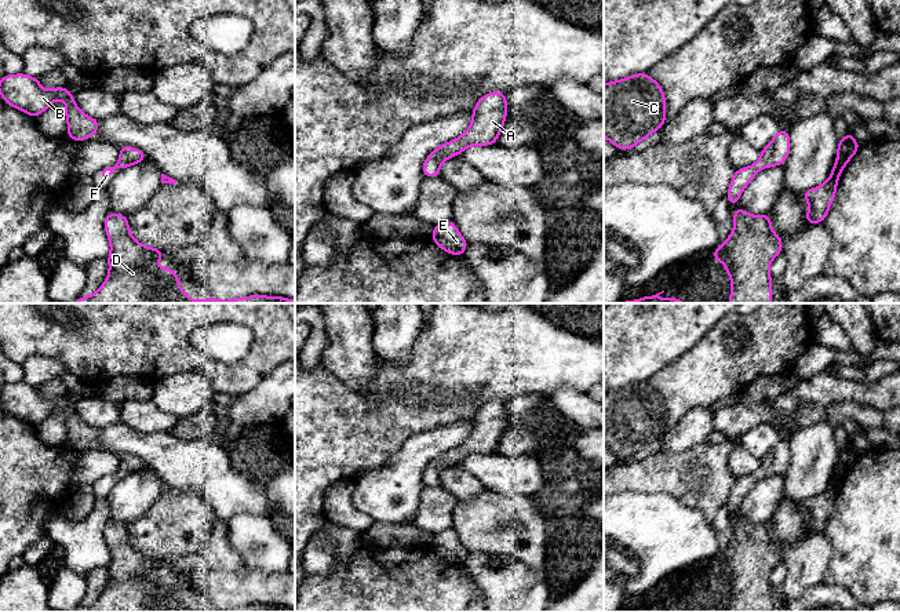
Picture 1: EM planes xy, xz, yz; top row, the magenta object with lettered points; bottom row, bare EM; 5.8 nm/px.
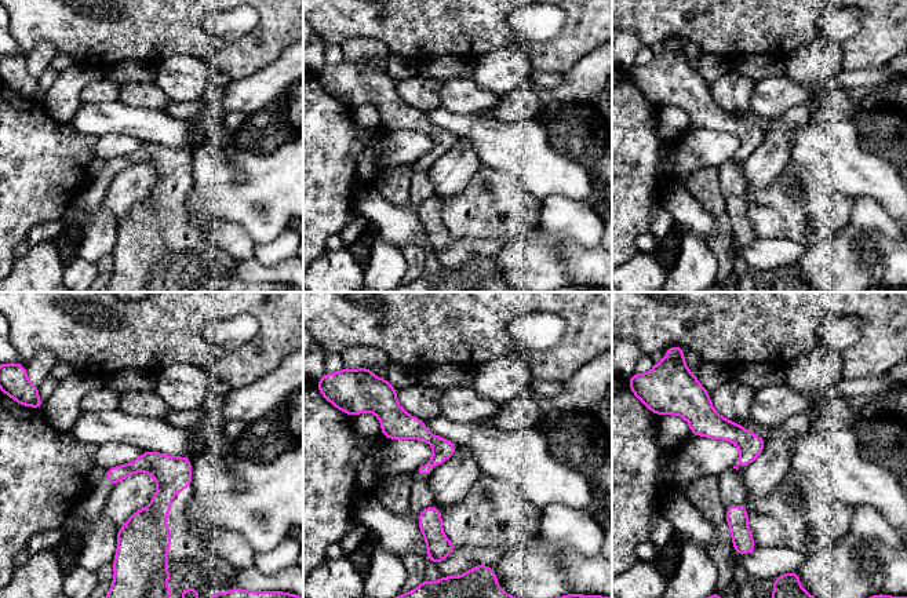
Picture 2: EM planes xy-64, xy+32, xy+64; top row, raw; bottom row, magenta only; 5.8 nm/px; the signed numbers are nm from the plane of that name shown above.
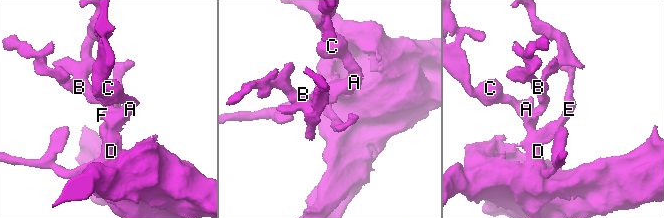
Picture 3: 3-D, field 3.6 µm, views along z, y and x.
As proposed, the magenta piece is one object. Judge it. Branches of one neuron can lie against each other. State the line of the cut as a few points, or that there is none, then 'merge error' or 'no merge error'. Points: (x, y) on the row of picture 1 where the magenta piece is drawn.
no cut; no merge error

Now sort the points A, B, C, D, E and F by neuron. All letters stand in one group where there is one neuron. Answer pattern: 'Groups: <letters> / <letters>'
Groups: A B C D E F

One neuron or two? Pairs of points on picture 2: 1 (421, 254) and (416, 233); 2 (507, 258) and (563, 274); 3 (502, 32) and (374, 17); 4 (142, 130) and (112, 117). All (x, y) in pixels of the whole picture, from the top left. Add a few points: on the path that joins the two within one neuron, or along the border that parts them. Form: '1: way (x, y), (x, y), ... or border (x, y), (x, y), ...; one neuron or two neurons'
1: border (425, 244), (407, 244), (401, 250); two neurons
2: way (521, 261), (536, 266), (549, 266); one neuron
3: way (470, 18), (405, 17); one neuron
4: way (135, 123), (119, 117); one neuron

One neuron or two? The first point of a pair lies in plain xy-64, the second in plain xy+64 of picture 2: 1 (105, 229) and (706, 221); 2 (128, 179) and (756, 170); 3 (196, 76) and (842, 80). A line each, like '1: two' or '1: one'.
1: one
2: one
3: two

